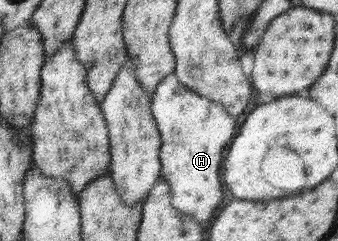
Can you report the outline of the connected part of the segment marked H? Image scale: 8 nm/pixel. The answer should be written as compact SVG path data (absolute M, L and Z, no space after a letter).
M175 73L164 78L152 96L152 112L156 118L163 146L162 176L171 185L175 208L206 225L222 203L222 157L233 141L238 121L230 112L211 99L206 99L180 83Z

